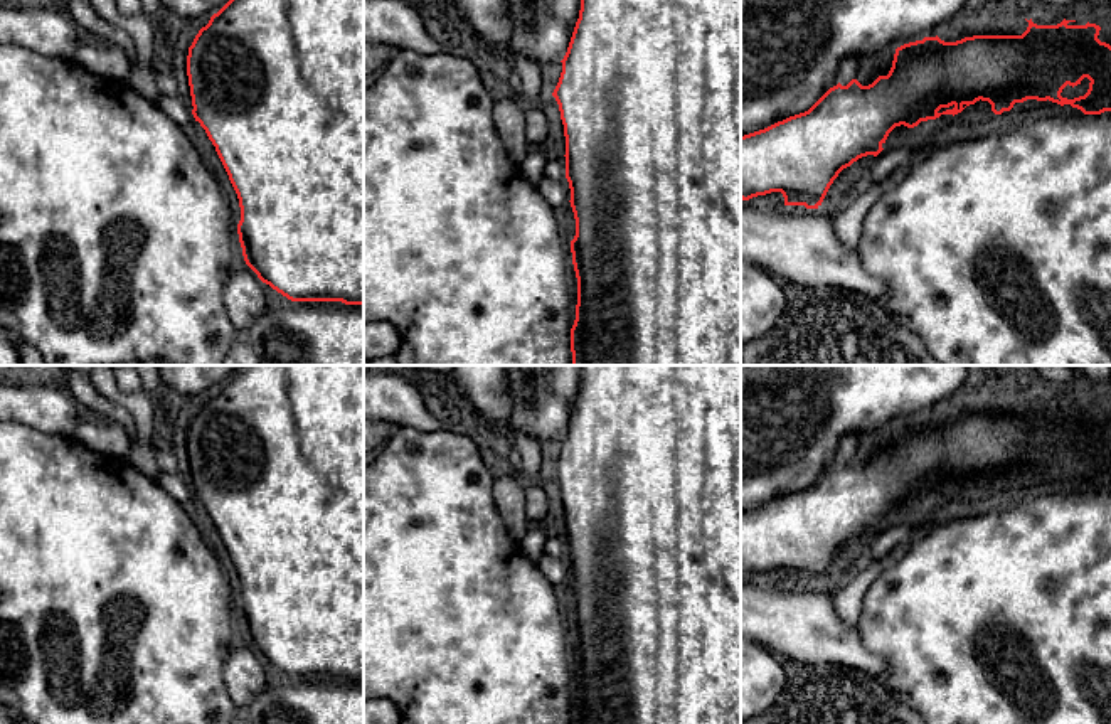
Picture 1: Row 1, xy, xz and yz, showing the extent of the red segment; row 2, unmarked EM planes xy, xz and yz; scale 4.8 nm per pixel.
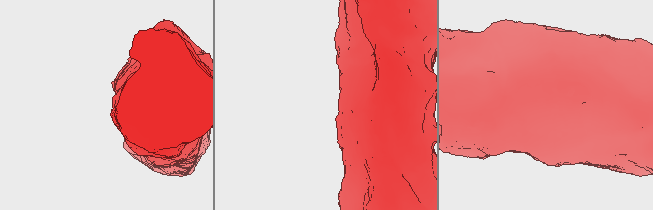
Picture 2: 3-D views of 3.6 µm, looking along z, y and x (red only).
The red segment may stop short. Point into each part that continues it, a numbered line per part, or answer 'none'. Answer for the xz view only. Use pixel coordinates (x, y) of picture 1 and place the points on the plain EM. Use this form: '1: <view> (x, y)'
none

